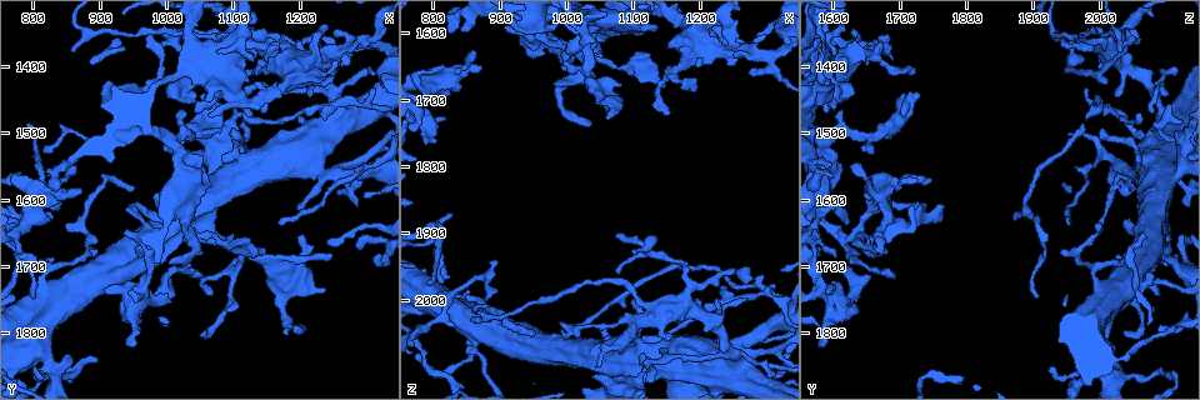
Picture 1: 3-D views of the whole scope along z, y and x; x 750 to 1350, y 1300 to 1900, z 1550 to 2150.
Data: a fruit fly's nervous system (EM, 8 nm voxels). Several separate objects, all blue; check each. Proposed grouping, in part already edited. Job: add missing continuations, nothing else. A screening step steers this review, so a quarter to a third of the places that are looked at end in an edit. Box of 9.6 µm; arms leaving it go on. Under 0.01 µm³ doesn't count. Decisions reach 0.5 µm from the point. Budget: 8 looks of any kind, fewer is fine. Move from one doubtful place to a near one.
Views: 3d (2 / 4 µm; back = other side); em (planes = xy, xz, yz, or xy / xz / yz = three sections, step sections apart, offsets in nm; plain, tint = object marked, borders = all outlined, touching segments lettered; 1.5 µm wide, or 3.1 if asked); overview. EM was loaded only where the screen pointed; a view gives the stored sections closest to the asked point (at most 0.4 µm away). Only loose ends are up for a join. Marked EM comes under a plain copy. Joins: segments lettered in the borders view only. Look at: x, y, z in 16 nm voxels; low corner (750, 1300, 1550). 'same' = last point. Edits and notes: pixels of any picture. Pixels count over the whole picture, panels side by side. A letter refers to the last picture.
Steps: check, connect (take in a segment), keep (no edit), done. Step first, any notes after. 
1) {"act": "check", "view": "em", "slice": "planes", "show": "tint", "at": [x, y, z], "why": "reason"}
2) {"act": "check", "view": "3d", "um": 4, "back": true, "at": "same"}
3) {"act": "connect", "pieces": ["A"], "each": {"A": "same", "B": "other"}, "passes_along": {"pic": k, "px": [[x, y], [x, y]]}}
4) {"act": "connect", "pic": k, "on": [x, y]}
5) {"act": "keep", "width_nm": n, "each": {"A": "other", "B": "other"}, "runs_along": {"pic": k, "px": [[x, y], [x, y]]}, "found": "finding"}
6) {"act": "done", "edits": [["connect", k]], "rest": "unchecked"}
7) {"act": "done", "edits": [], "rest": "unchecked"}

{"act": "check", "view": "em", "slice": "planes", "show": "borders", "at": [790, 1610, 1765], "why": "branch stops here"}

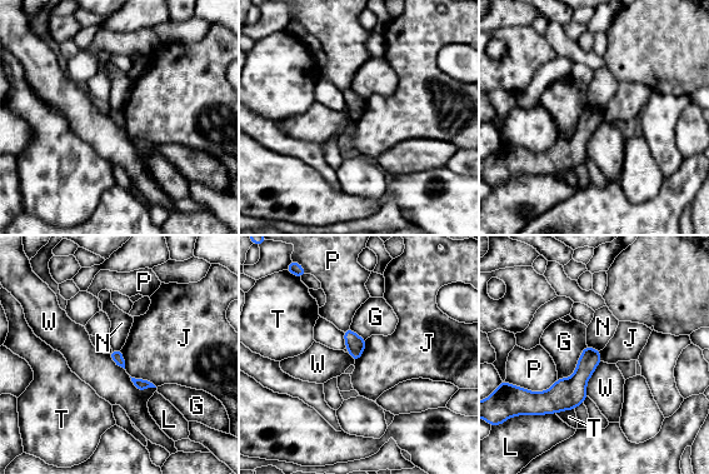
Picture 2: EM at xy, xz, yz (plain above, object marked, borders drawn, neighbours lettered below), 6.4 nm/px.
{"act": "keep", "each": {"G": "other", "J": "other", "L": "other", "N": "other", "P": "other", "T": "other", "W": "other"}, "found": "no lettered segment goes on from it"}

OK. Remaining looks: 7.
{"act": "check", "view": "em", "slice": "xy", "step": 8, "show": "tint", "at": [875, 1590, 1650], "why": "free end"}

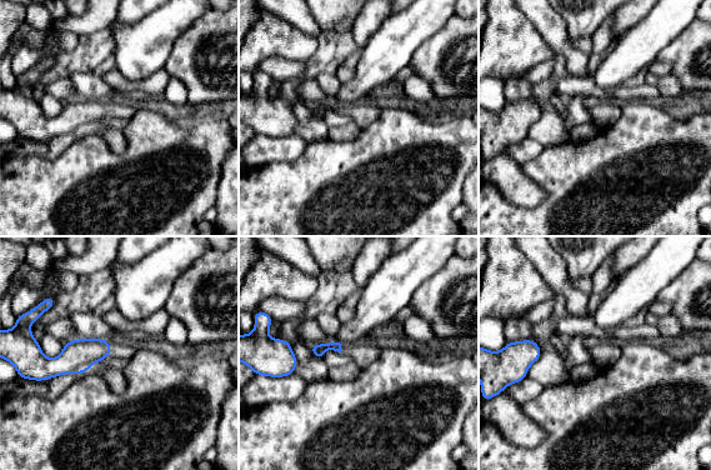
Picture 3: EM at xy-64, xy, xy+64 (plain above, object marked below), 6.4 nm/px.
{"act": "check", "view": "em", "slice": "planes", "show": "borders", "at": "same"}

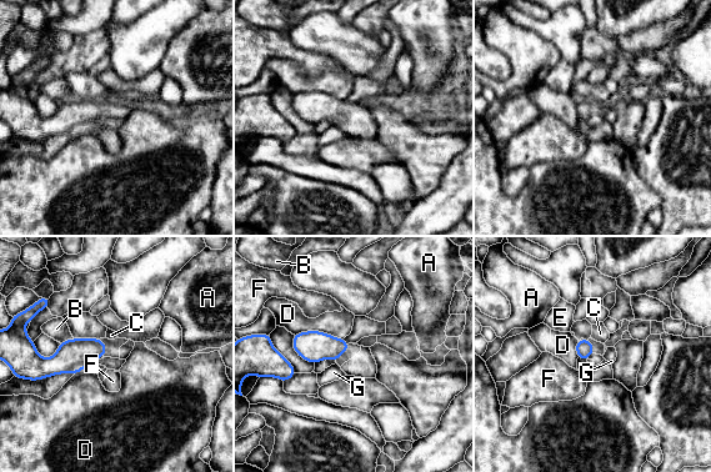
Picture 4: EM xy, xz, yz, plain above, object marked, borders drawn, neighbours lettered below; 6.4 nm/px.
{"act": "keep", "width_nm": 110, "each": {"A": "other", "B": "other", "C": "other", "D": "other", "E": "other", "F": "other", "G": "other"}, "border": {"pic": 4, "px": [[294, 334], [324, 331], [343, 339]]}, "found": "no lettered segment goes on from it"}

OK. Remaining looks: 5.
{"act": "check", "view": "3d", "um": 4, "at": [940, 1780, 1615], "why": "branch stops here"}

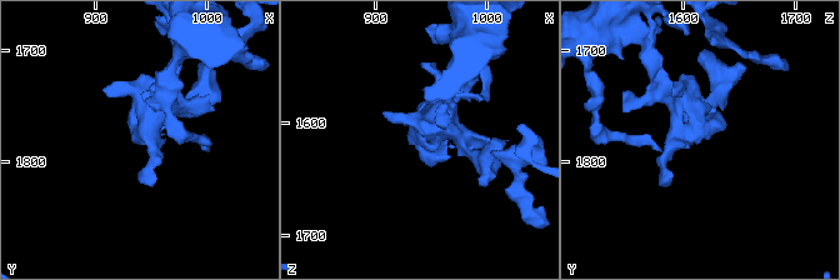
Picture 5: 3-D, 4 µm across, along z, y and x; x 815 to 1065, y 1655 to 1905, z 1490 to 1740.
{"act": "check", "view": "em", "slice": "xy", "step": 4, "show": "tint", "at": [938, 1776, 1618], "why": "shape alone is not enough"}

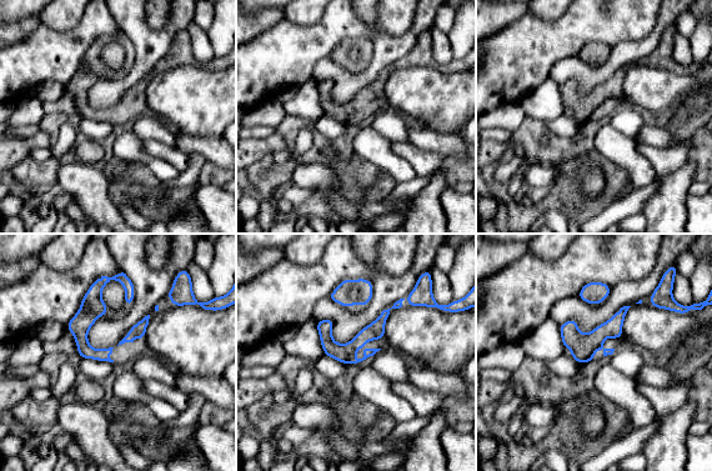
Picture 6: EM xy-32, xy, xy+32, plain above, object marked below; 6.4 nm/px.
{"act": "check", "view": "em", "slice": "planes", "show": "borders", "at": "same"}

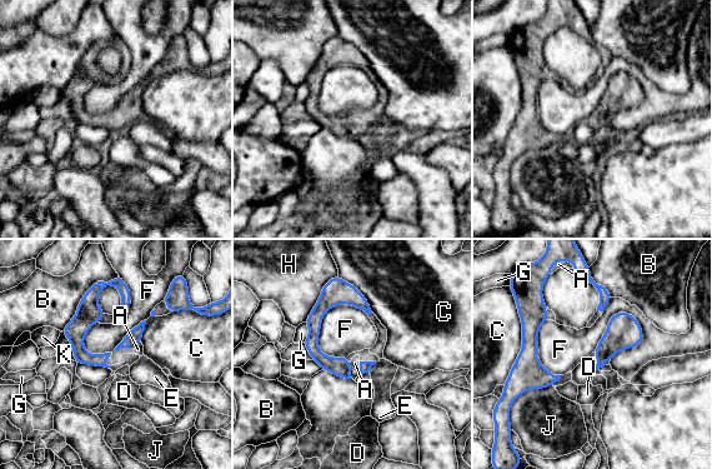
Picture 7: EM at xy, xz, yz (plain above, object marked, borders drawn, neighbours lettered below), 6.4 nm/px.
{"act": "connect", "pieces": ["A"], "each": {"A": "same", "B": "other", "C": "other", "D": "other", "E": "other", "F": "other", "G": "other", "H": "other", "J": "other", "K": "other"}, "passes_along": {"pic": 7, "px": [[135, 335], [128, 347], [138, 349]]}, "found": "it goes on there"}

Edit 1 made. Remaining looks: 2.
{"act": "done", "edits": [["connect", 7]], "rest": "unchecked"}

